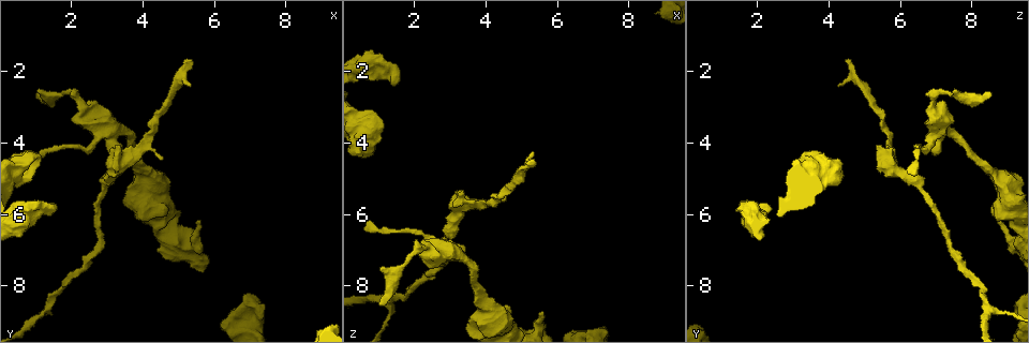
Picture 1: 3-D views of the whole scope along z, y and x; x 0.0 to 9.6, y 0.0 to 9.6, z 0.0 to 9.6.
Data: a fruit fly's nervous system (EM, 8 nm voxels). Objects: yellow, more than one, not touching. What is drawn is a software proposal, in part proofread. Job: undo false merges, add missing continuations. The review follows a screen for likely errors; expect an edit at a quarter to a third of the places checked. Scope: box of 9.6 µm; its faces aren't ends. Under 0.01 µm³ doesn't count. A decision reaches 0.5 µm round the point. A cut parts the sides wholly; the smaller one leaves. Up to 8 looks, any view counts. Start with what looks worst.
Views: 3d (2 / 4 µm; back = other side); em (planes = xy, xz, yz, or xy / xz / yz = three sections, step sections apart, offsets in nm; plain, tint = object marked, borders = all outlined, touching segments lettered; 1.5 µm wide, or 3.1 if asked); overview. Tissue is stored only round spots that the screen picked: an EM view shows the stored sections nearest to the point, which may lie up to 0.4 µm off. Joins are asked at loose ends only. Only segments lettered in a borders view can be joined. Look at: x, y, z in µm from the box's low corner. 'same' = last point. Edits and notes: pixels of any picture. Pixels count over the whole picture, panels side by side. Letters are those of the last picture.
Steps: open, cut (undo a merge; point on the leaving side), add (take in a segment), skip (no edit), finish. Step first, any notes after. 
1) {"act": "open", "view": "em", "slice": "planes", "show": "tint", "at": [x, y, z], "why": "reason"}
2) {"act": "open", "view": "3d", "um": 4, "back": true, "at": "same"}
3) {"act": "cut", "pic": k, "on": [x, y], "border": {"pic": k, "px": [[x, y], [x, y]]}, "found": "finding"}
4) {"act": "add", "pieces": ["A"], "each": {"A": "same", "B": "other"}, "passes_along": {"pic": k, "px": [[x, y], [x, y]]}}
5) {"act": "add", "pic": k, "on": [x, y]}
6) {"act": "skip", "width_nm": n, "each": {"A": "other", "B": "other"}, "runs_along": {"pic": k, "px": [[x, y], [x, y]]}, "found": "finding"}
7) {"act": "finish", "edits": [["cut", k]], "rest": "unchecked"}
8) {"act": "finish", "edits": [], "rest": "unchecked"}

{"act": "open", "view": "3d", "um": 2, "at": [1.25, 8.65, 8.45], "why": "three arms meet"}

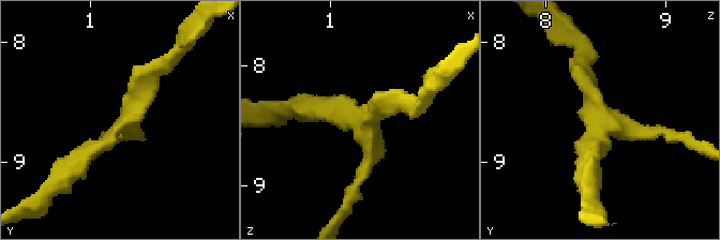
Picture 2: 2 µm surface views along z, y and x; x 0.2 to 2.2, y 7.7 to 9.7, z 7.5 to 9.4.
{"act": "open", "view": "em", "slice": "yz", "step": 8, "show": "borders", "at": [1.26, 8.72, 8.52], "arms": 3, "why": "shape alone is not enough"}

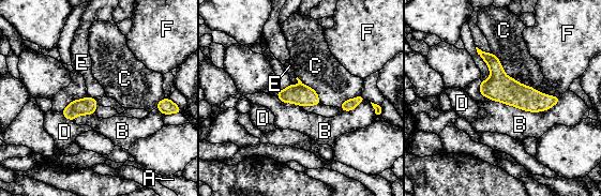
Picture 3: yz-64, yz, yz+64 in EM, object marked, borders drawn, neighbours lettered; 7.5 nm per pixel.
{"act": "skip", "each": {"A": "other", "B": "other", "C": "other", "D": "other", "E": "other", "F": "other"}, "runs_along": {"pic": 3, "px": [[482, 54], [519, 95], [555, 100]]}, "found": "one neuron here"}

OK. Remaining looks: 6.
{"act": "open", "view": "3d", "um": 4, "at": [1.40, 5.70, 2.25]}

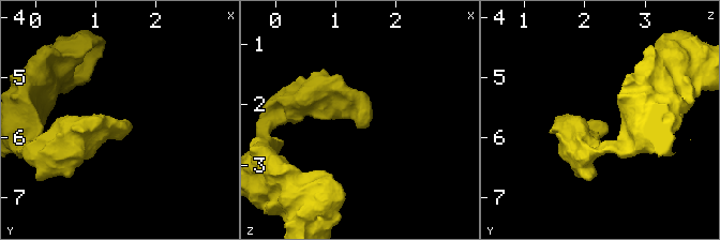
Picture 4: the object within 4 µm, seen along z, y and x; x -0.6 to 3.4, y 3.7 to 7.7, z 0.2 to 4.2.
{"act": "open", "view": "em", "slice": "xz", "step": 8, "show": "borders", "at": [1.45, 5.70, 2.15]}

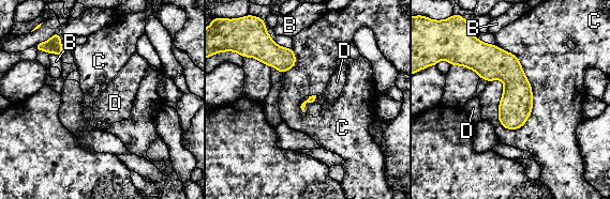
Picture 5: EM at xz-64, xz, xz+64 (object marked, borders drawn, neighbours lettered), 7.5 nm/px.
{"act": "open", "view": "em", "slice": "planes", "show": "borders", "at": "same"}

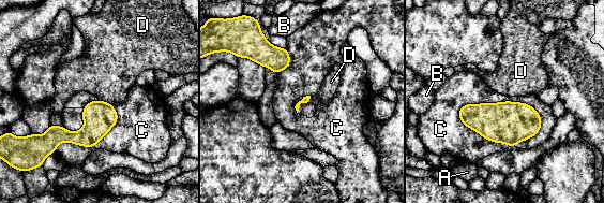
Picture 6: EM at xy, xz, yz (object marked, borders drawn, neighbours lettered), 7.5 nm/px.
{"act": "skip", "longest_contact_nm": ["C", 480], "each": {"A": "other", "B": "other", "C": "other", "D": "other"}, "found": "no lettered segment goes on from it"}

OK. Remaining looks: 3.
{"act": "open", "view": "3d", "um": 4, "at": [2.80, 5.55, 6.70], "why": "sudden change in width"}

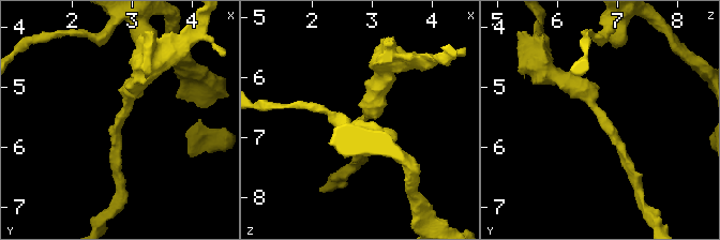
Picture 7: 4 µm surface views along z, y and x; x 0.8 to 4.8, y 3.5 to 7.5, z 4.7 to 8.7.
{"act": "open", "view": "em", "slice": "yz", "step": 8, "show": "tint", "at": [2.80, 5.50, 6.75], "why": "shape alone is not enough"}

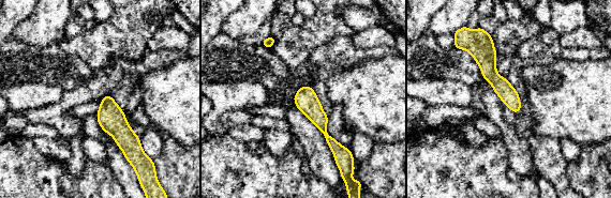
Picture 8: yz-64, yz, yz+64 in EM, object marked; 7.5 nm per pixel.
{"act": "open", "view": "em", "slice": "planes", "show": "borders", "at": "same"}

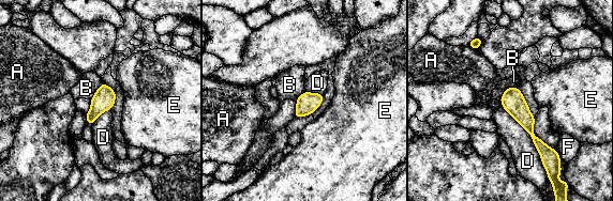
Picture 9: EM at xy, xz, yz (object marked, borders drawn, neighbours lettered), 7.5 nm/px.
{"act": "skip", "each": {"A": "other", "B": "other", "D": "other", "E": "other", "F": "other"}, "found": "one neuron here"}

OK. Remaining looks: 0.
{"act": "finish", "edits": [], "rest": "unchecked"}

